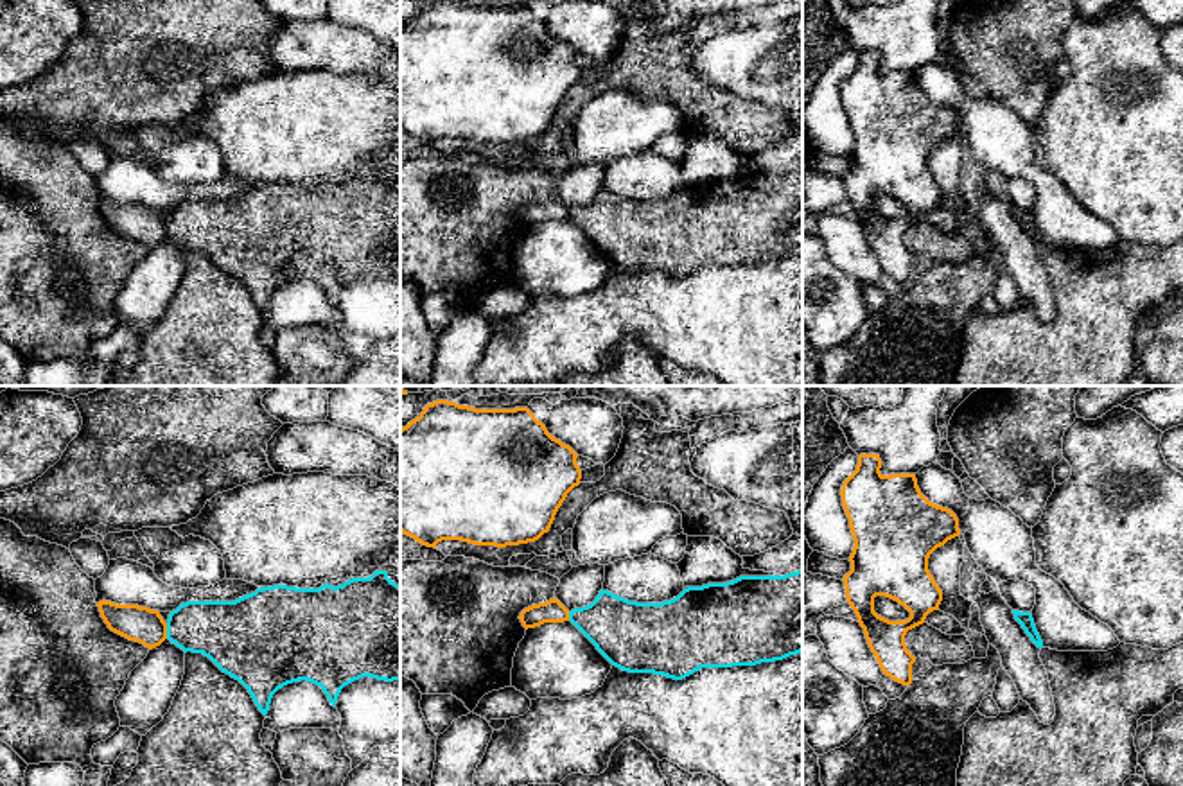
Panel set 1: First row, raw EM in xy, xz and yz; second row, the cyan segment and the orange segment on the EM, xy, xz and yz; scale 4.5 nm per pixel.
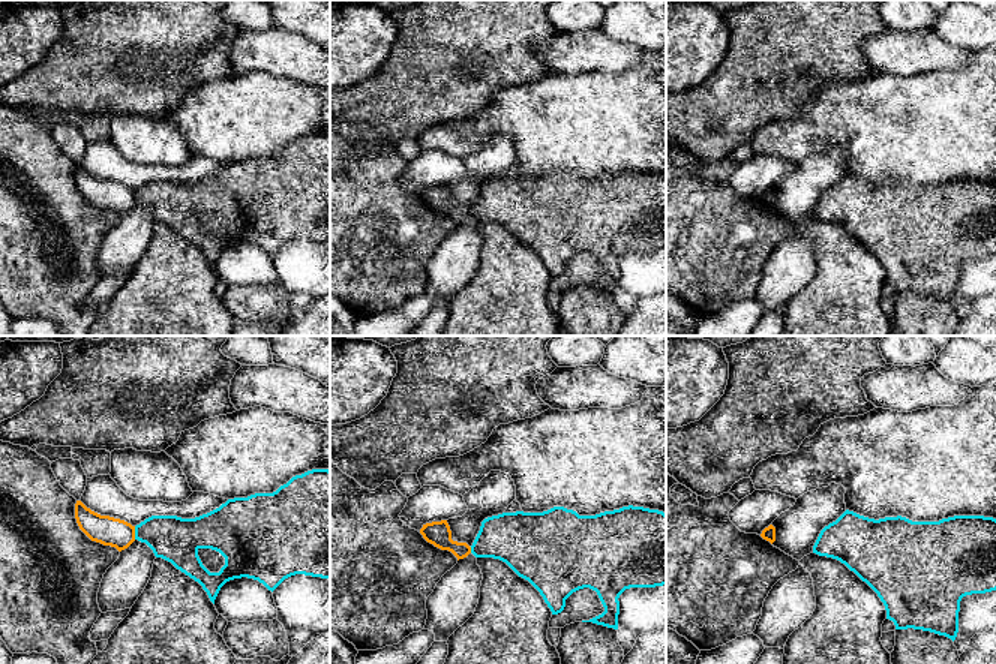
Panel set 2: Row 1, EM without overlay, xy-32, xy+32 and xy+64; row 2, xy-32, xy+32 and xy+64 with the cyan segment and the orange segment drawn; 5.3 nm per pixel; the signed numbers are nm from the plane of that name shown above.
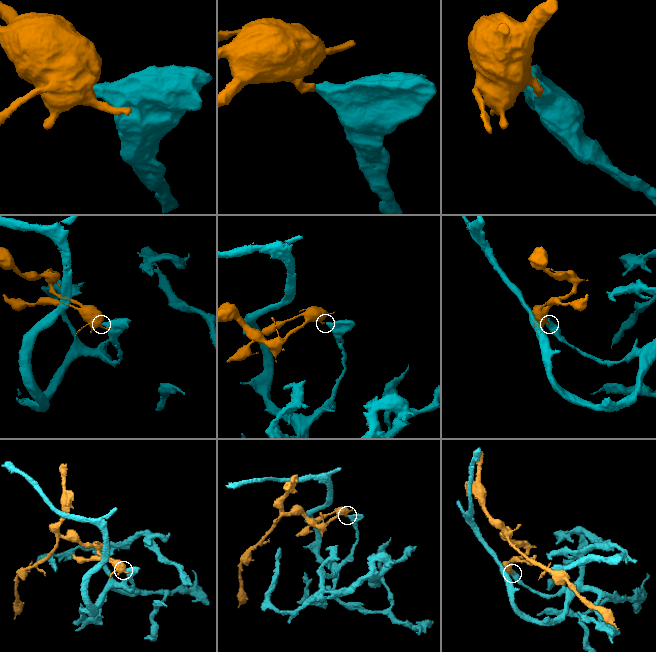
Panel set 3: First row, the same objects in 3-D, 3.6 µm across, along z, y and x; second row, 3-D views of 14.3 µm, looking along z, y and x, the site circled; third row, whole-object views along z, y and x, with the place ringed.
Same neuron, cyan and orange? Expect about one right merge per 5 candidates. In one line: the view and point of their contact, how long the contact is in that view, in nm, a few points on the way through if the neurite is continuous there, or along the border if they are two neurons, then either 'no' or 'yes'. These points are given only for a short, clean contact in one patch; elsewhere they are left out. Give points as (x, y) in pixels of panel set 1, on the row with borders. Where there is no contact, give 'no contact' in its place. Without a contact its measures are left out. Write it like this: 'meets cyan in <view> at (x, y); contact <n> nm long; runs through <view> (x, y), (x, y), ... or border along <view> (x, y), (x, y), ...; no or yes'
meets cyan in xy at (167, 630); contact 70 nm long; no

